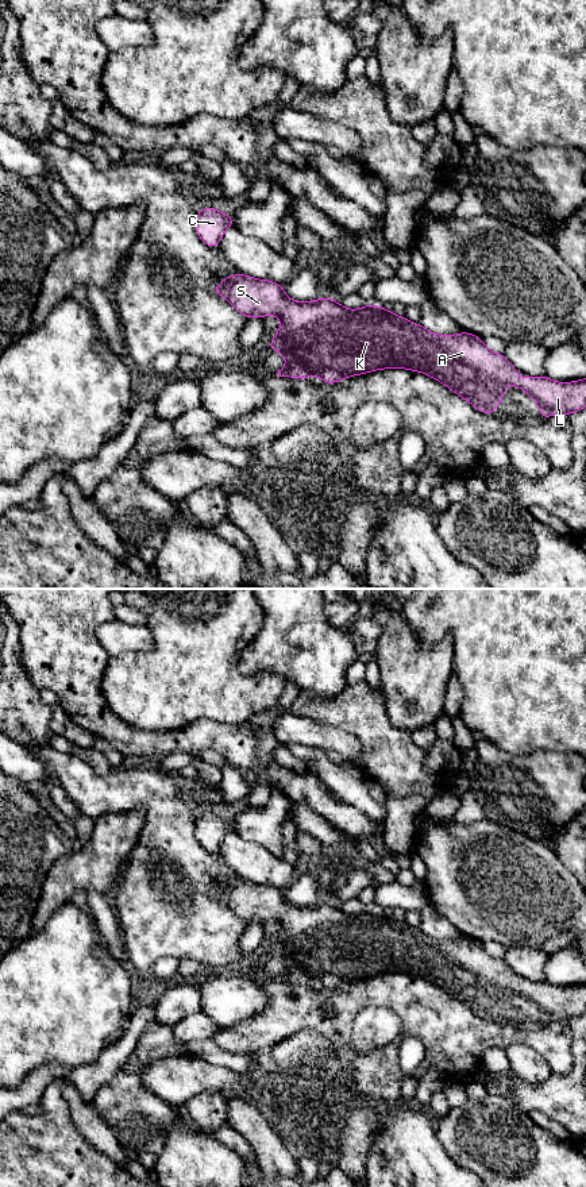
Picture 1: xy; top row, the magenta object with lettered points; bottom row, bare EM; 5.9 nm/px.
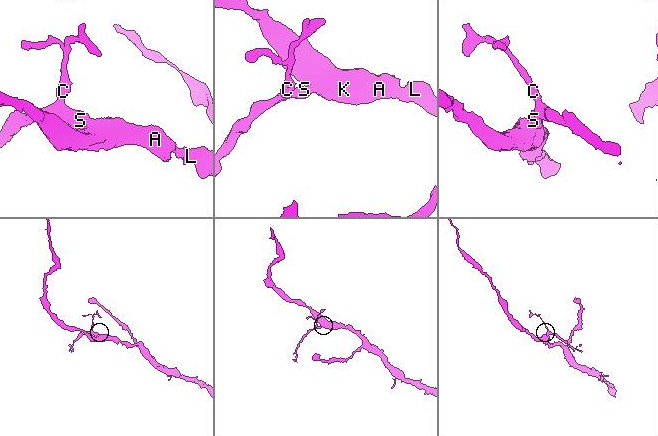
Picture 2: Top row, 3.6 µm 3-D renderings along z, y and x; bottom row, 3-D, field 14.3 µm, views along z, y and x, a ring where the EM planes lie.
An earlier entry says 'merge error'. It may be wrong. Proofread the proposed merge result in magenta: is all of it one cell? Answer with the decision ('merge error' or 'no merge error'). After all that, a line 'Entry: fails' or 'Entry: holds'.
no merge error
Entry: fails

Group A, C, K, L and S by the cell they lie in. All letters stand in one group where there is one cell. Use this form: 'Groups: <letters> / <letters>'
Groups: A C K L S

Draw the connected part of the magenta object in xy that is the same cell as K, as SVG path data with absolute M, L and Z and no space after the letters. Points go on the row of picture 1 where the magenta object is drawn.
M242 273L227 275L212 289L247 320L252 316L279 316L281 327L267 347L285 357L286 366L278 370L279 377L301 379L319 375L324 384L336 384L375 370L406 369L437 379L487 416L493 415L493 409L504 397L505 388L510 385L517 385L535 400L540 420L548 416L567 416L586 406L586 378L574 382L555 382L547 375L520 378L518 370L504 354L490 351L482 338L466 331L458 335L436 335L420 323L415 324L405 316L396 316L388 308L371 304L352 311L335 298L319 297L298 302L290 300L285 288L277 282L257 280Z

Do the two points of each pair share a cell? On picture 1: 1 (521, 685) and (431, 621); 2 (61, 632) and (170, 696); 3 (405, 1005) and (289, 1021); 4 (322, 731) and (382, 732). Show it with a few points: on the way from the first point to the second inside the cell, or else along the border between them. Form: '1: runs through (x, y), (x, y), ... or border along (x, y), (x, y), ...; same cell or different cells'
1: runs through (498, 670), (454, 625); same cell
2: border along (111, 658), (104, 670), (101, 690); different cells
3: runs through (377, 997), (353, 997), (346, 1002), (317, 1005); same cell
4: border along (315, 720), (350, 732), (359, 743), (362, 758); different cells

